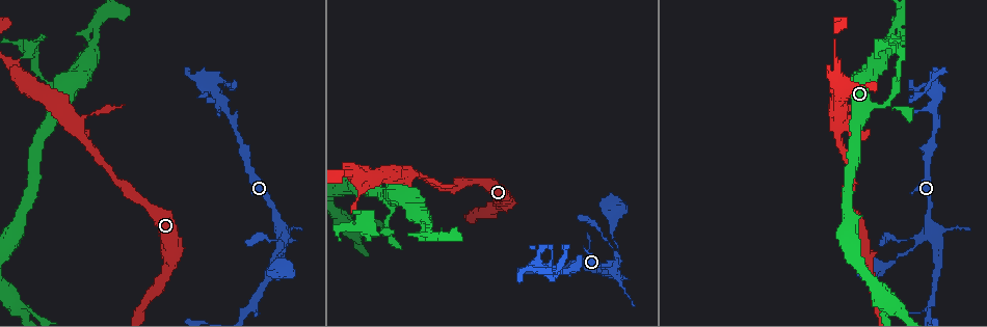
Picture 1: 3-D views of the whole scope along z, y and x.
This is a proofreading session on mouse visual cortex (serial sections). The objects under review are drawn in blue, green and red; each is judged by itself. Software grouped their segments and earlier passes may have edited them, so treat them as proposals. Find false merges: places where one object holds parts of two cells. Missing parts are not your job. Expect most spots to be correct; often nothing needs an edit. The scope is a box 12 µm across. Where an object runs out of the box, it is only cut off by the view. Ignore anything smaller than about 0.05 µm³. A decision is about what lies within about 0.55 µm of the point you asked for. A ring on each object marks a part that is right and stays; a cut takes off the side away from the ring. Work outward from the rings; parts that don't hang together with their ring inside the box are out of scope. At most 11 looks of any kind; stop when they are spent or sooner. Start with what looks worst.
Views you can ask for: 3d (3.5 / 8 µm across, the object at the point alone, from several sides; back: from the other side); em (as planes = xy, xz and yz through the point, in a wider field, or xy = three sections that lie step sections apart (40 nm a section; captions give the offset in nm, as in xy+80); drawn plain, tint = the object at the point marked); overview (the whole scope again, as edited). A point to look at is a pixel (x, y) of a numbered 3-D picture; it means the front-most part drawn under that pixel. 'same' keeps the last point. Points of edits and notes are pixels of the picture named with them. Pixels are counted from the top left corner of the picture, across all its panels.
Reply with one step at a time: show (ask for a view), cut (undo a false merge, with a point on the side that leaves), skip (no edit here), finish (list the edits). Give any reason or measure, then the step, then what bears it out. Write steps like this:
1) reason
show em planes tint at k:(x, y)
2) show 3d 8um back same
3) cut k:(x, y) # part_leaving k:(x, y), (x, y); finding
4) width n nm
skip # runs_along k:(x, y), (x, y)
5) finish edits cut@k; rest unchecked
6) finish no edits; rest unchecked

looks like a crossing
show 3d 8um at 1:(930, 236)

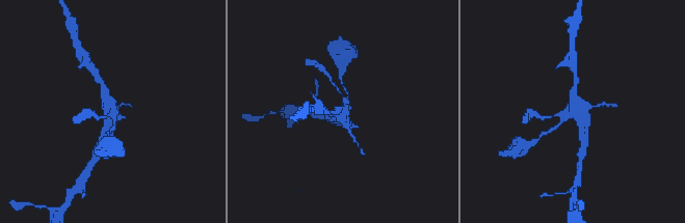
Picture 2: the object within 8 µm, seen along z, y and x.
shape alone is not enough
show em planes tint at 2:(576, 112)

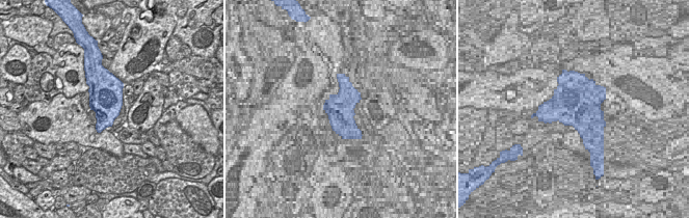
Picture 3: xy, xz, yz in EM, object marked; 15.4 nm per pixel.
skip # all the same cell

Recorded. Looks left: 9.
thin neck
show 3d 3.5um at 1:(46, 81)

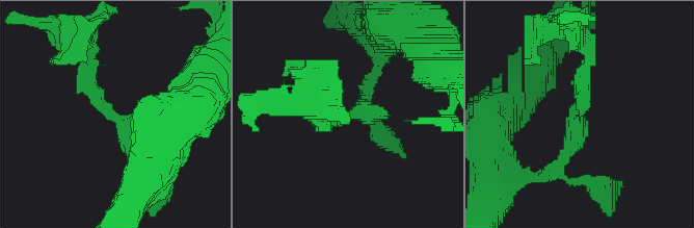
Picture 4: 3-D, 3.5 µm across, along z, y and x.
show em xy step 3 tint at 4:(110, 112)

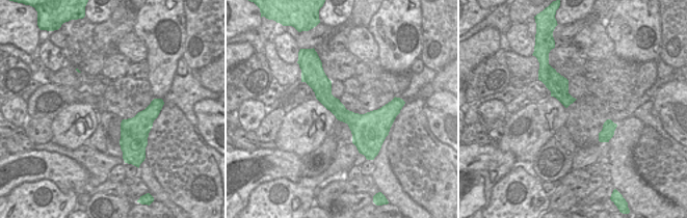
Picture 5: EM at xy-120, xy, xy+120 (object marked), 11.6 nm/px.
show em xy step 5 tint same

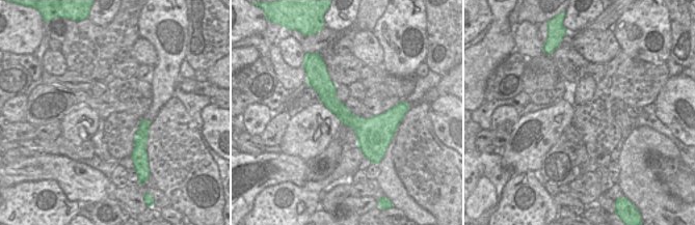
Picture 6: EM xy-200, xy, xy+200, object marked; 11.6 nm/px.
width 240 nm
skip # runs_along 6:(314, 85), (356, 123), (392, 120); continuous, no second cell

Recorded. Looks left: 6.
show 3d 3.5um back at 1:(898, 32)

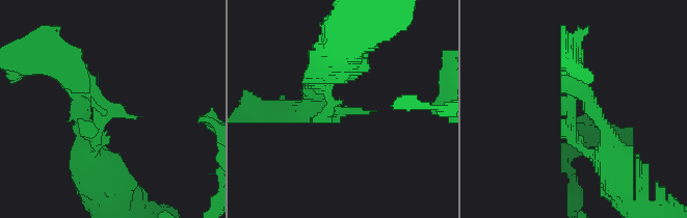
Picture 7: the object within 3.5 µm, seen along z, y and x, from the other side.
show em xy step 5 tint at 7:(570, 112)

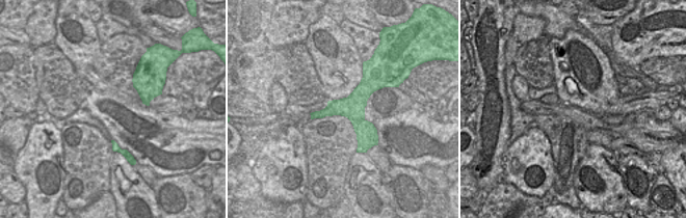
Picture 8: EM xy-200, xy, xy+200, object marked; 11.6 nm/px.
width 280 nm
skip # runs_along 8:(366, 71), (360, 150); all the same cell

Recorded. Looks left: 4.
calibre changes
show 3d 3.5um at 1:(10, 63)

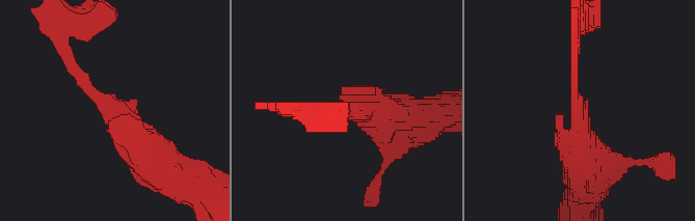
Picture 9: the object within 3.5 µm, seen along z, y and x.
arm_widths 100, 600 nm
show em planes tint at 9:(350, 114)

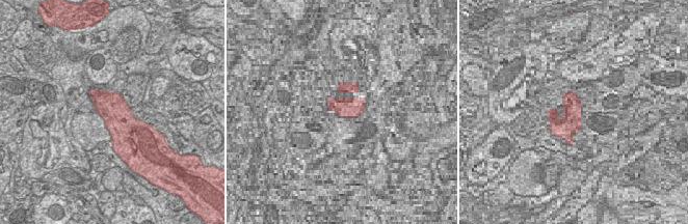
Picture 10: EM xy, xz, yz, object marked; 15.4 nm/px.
cut it another way
show em xy step 2 tint same

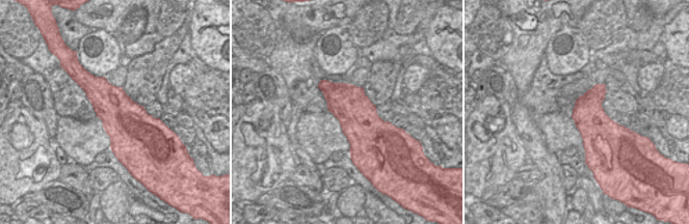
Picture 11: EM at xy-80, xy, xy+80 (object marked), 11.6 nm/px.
skip # runs_along 9:(160, 169), (74, 58); continuous, no second cell

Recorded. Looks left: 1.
finish no edits; rest unchecked

